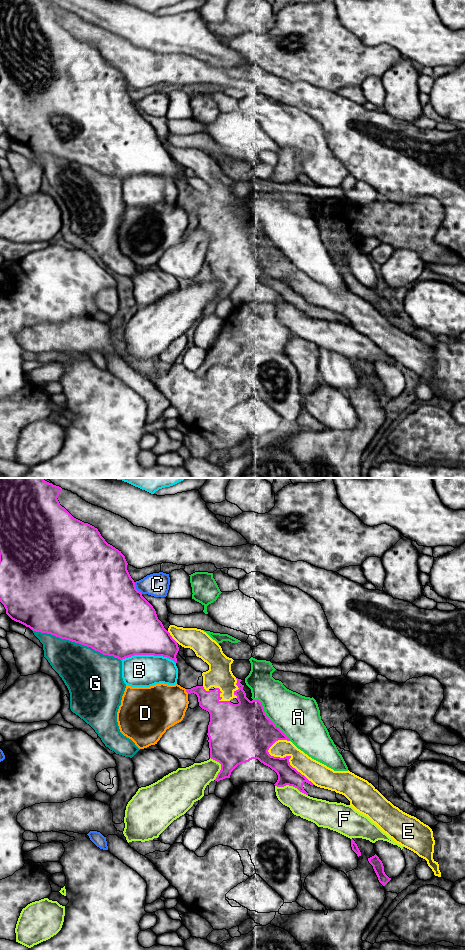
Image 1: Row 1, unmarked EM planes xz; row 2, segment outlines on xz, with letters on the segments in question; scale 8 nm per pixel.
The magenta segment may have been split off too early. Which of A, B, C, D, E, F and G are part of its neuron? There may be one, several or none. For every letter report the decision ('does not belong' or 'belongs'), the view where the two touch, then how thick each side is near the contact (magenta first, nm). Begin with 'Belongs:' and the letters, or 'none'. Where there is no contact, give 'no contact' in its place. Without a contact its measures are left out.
Belongs: none
A: does not belong; meets magenta in xz; 460 nm thick on the magenta side, 360 nm on the other
B: does not belong; meets magenta in xz; 440 nm thick on the magenta side, 260 nm on the other
C: does not belong; meets magenta in xz; 500 nm thick on the magenta side, 190 nm on the other
D: does not belong; meets magenta in xz; 160 nm thick on the magenta side, 360 nm on the other
E: does not belong; meets magenta in xz; 160 nm thick on the magenta side, 170 nm on the other
F: does not belong; meets magenta in xz; 160 nm thick on the magenta side, 190 nm on the other
G: does not belong; meets magenta in xz; 500 nm thick on the magenta side, 380 nm on the other

